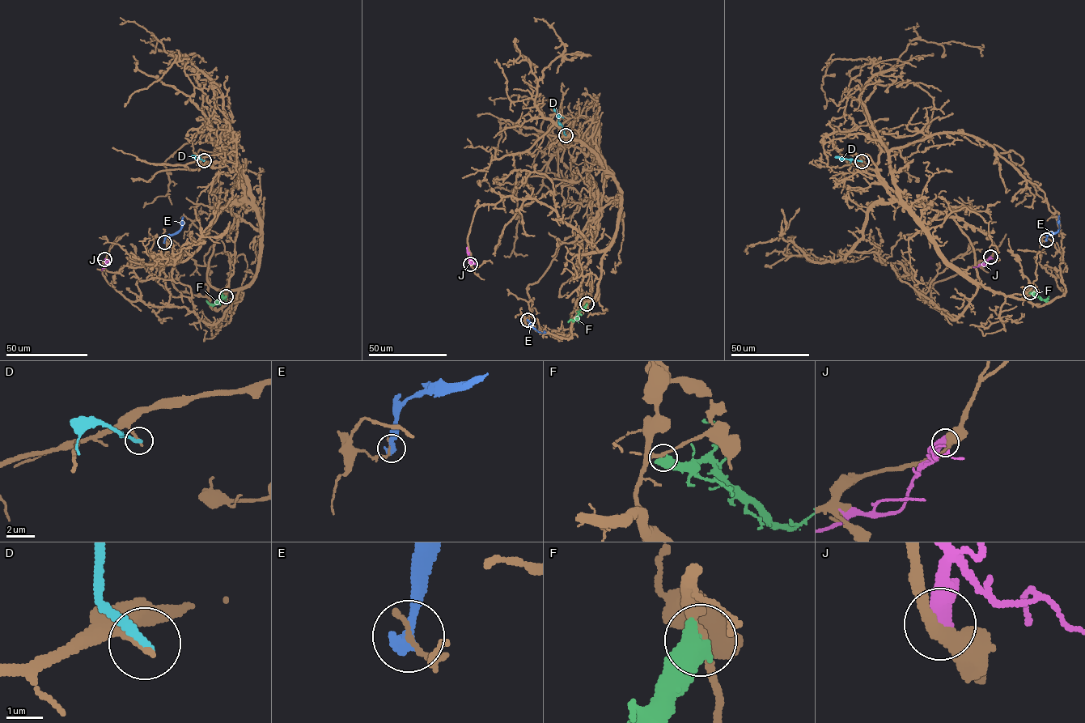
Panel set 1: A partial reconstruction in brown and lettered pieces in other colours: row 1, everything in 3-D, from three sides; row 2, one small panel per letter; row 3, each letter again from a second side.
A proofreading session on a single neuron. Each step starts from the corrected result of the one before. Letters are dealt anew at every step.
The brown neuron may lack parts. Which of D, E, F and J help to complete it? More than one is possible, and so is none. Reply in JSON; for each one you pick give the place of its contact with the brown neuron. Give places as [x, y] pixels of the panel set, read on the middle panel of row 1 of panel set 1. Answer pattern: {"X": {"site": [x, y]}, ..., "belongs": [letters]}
{"belongs": []}

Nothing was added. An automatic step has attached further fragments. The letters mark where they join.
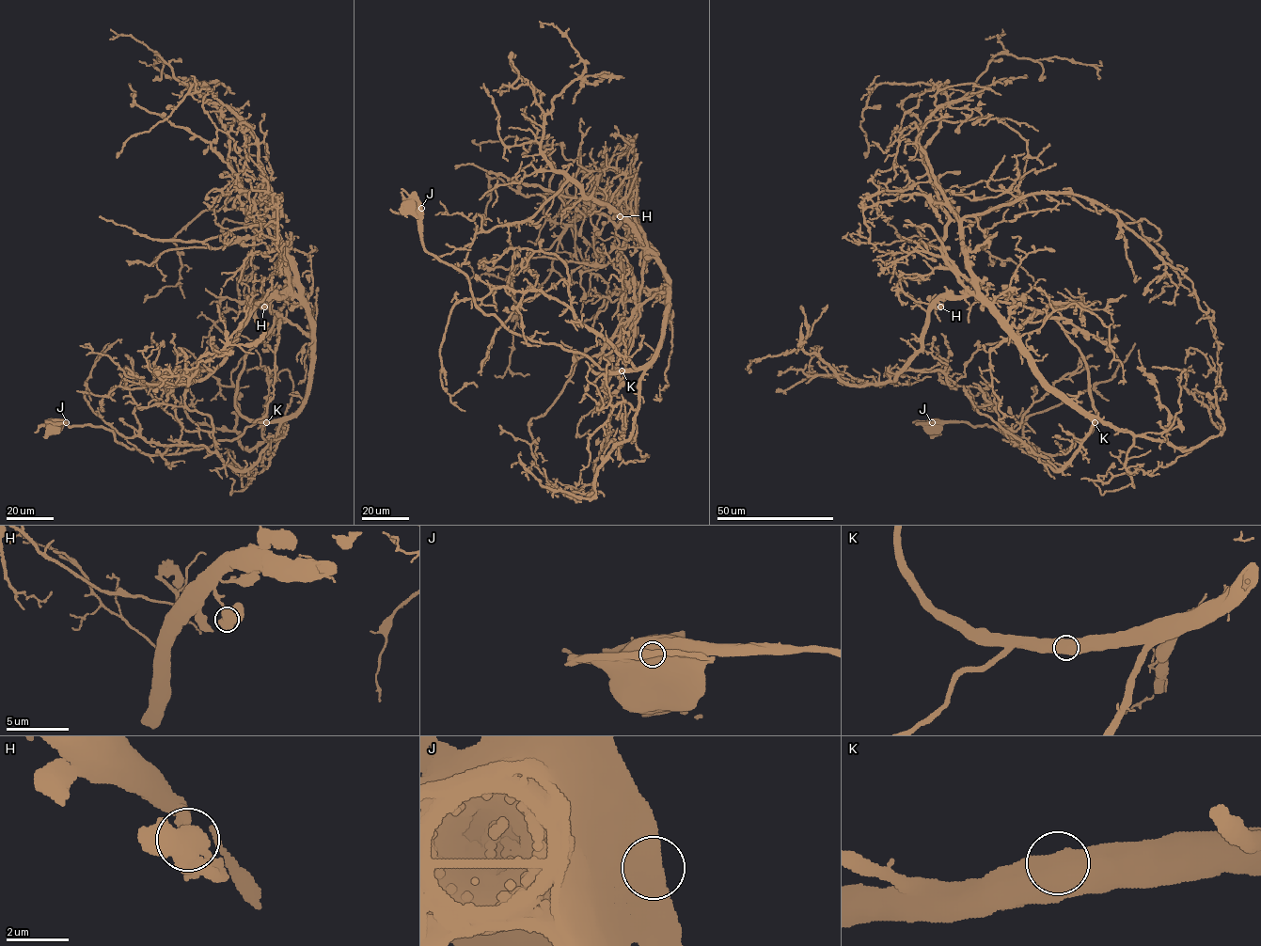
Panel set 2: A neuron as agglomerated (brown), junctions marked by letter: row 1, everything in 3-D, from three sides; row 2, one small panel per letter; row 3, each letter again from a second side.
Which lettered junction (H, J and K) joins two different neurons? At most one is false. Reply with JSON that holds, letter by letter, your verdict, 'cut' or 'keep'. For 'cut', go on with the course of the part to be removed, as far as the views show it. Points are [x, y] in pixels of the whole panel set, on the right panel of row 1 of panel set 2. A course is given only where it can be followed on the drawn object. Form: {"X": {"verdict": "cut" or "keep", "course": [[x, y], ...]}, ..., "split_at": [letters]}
{"H": {"verdict": "keep"}, "J": {"verdict": "keep"}, "K": {"verdict": "keep"}, "split_at": []}

